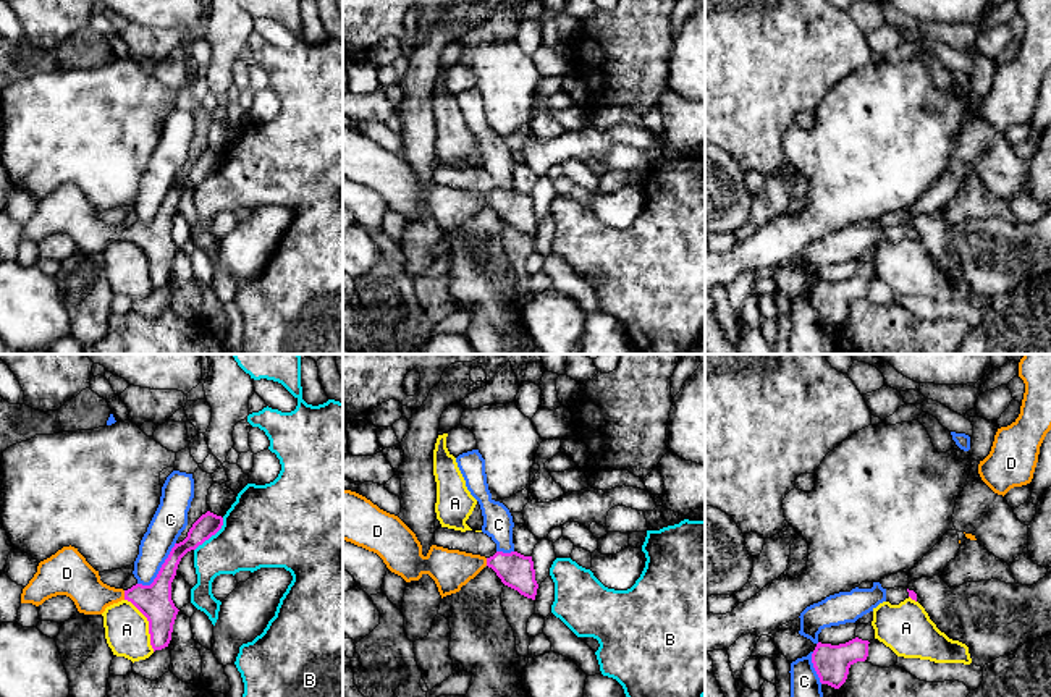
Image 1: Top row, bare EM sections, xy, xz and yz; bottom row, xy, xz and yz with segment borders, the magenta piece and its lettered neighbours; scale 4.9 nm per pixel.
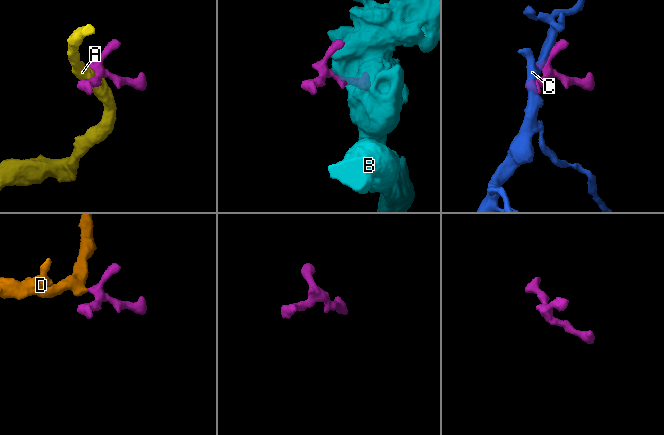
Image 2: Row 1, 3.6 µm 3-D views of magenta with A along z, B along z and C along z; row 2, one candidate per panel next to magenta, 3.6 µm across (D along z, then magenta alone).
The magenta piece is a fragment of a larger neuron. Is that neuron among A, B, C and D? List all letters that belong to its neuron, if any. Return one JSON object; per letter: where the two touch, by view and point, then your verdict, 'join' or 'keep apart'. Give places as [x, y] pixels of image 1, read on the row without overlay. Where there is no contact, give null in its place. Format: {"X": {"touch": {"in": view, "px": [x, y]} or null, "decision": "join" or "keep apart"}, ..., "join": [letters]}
{"A": {"touch": {"in": "xy", "px": [149, 262]}, "decision": "keep apart"}, "B": {"touch": {"in": "xy", "px": [212, 172]}, "decision": "keep apart"}, "C": {"touch": {"in": "xy", "px": [160, 207]}, "decision": "keep apart"}, "D": {"touch": {"in": "xy", "px": [125, 233]}, "decision": "join"}, "join": ["D"]}

